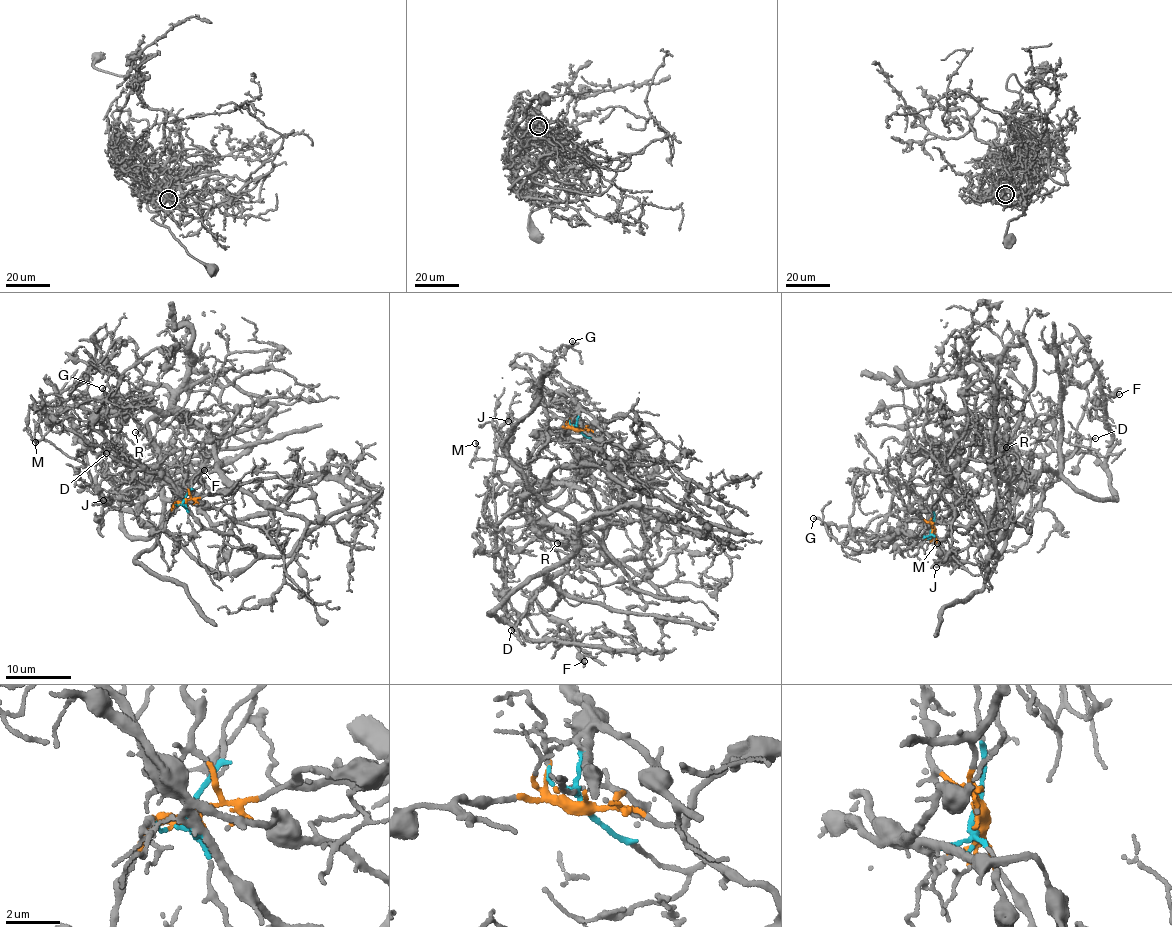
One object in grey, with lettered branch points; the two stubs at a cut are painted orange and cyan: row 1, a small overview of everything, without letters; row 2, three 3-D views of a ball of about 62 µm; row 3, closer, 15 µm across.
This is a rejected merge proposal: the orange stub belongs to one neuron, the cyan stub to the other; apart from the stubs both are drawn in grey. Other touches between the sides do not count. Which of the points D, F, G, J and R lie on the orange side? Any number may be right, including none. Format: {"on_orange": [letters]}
{"on_orange": ["F", "G", "R"]}

